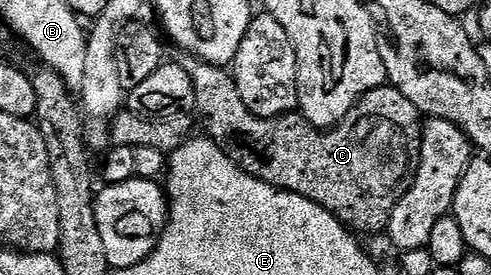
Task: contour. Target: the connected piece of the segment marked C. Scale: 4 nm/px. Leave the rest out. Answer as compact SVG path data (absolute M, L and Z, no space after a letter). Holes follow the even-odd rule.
M184 54L181 57L178 63L190 76L190 82L194 82L195 111L200 112L201 118L204 119L204 124L208 127L207 135L233 162L240 165L242 171L249 172L251 176L266 182L271 188L280 188L283 192L293 192L310 198L315 204L321 204L349 229L380 233L387 229L398 193L406 177L413 171L414 161L420 151L422 114L414 106L414 102L410 102L410 98L406 98L391 86L375 88L360 98L356 107L350 110L350 114L341 124L321 130L312 127L299 114L278 116L275 120L254 115L240 100L236 81L227 67L208 64L197 56ZM364 196L368 196L368 200L376 200L376 204L380 204L380 196L384 196L384 208L380 208L380 216L364 220L364 216L356 212L356 204L364 208Z

